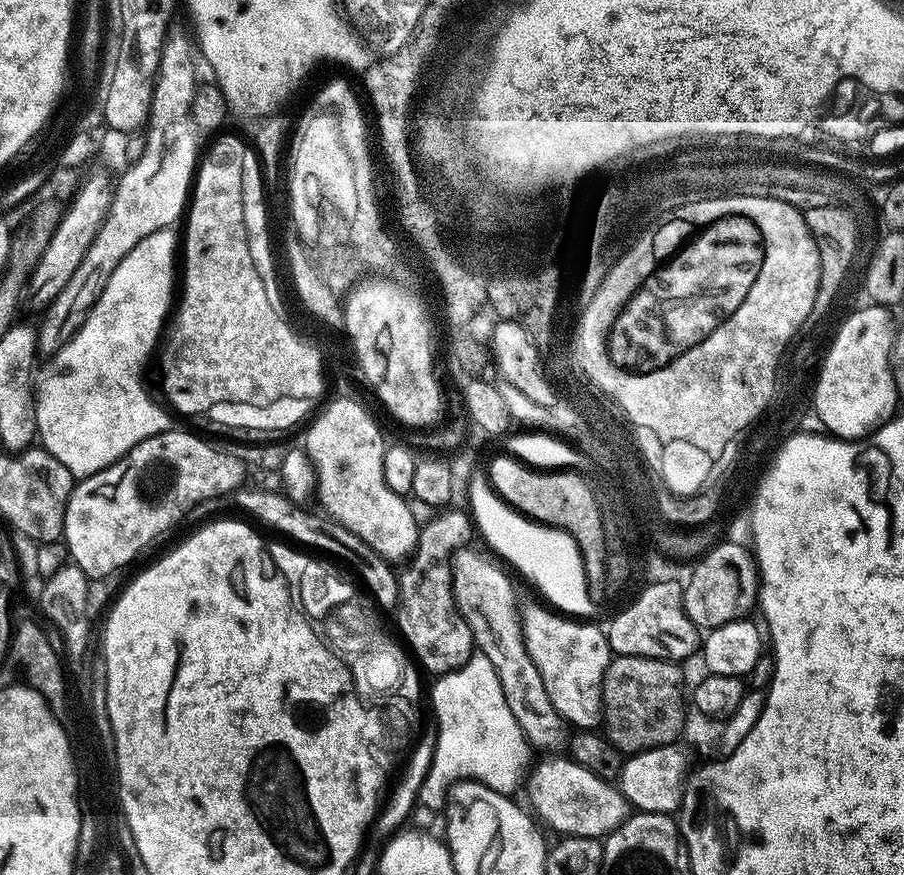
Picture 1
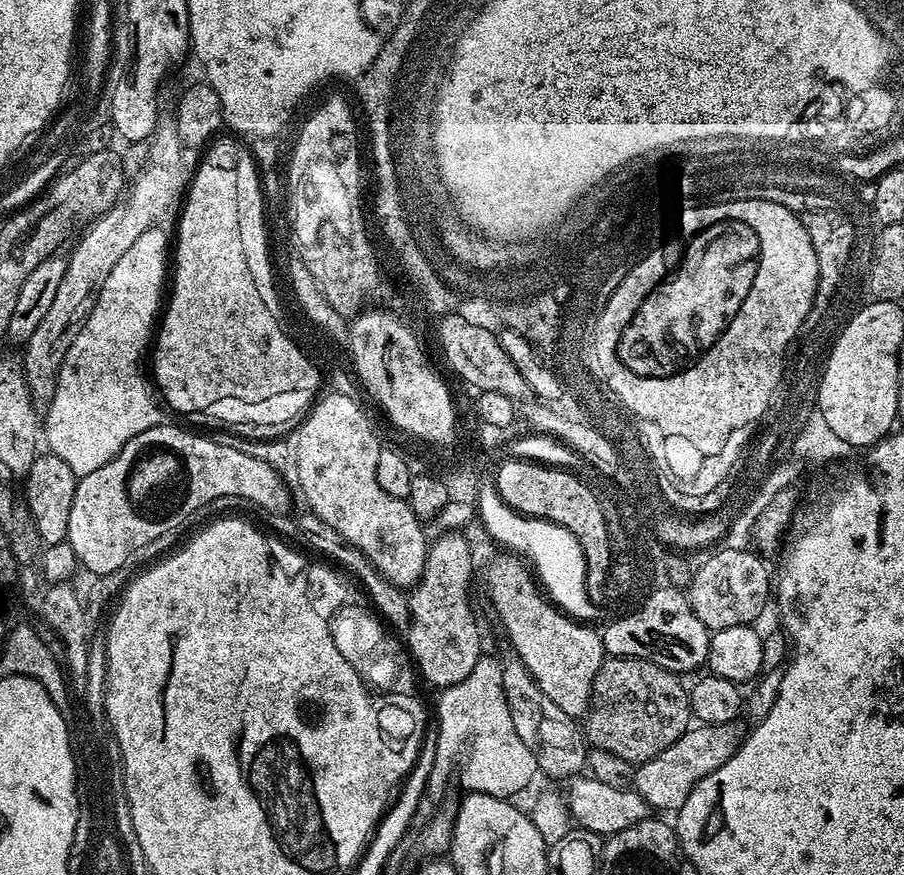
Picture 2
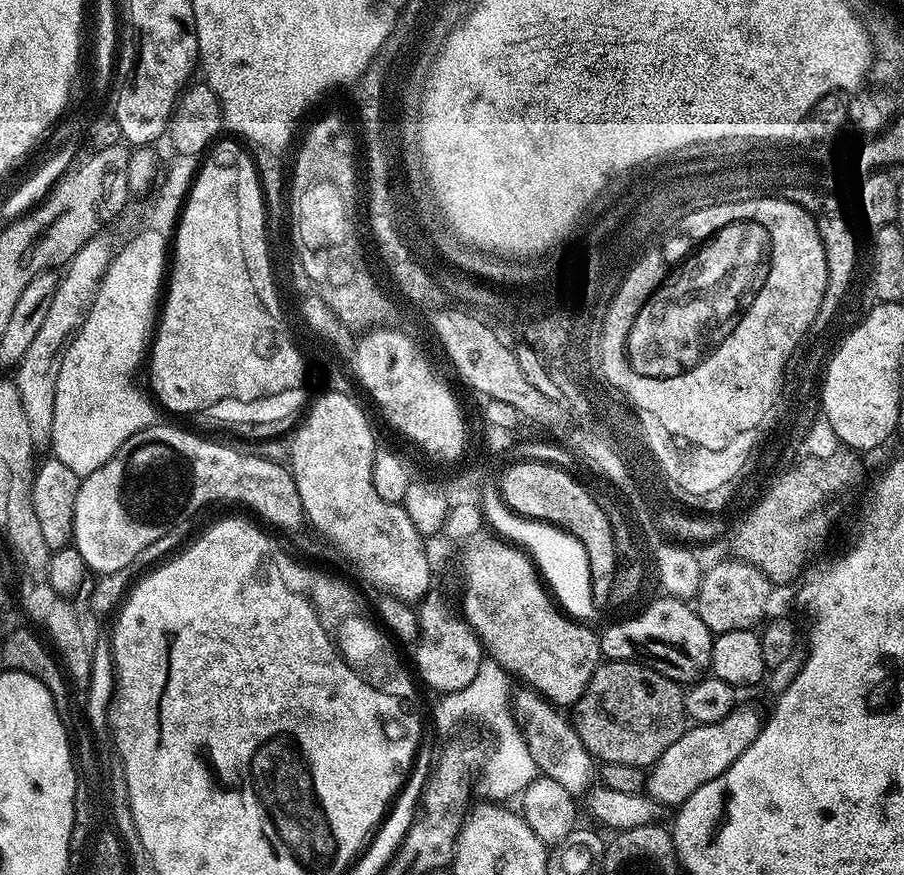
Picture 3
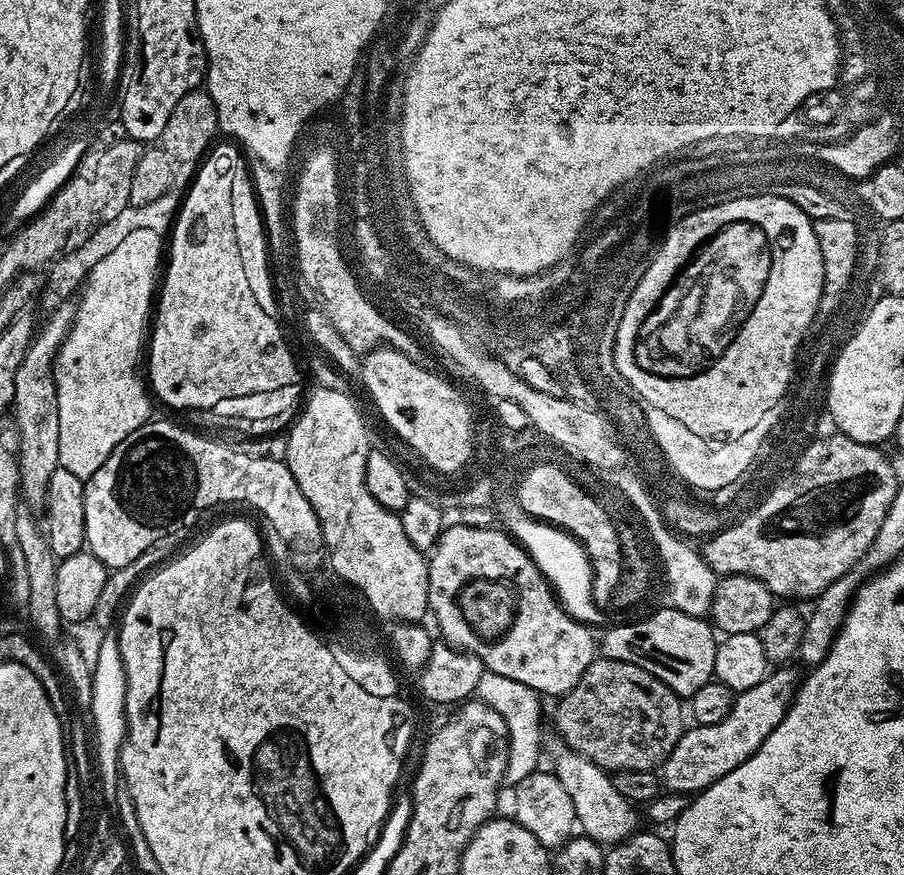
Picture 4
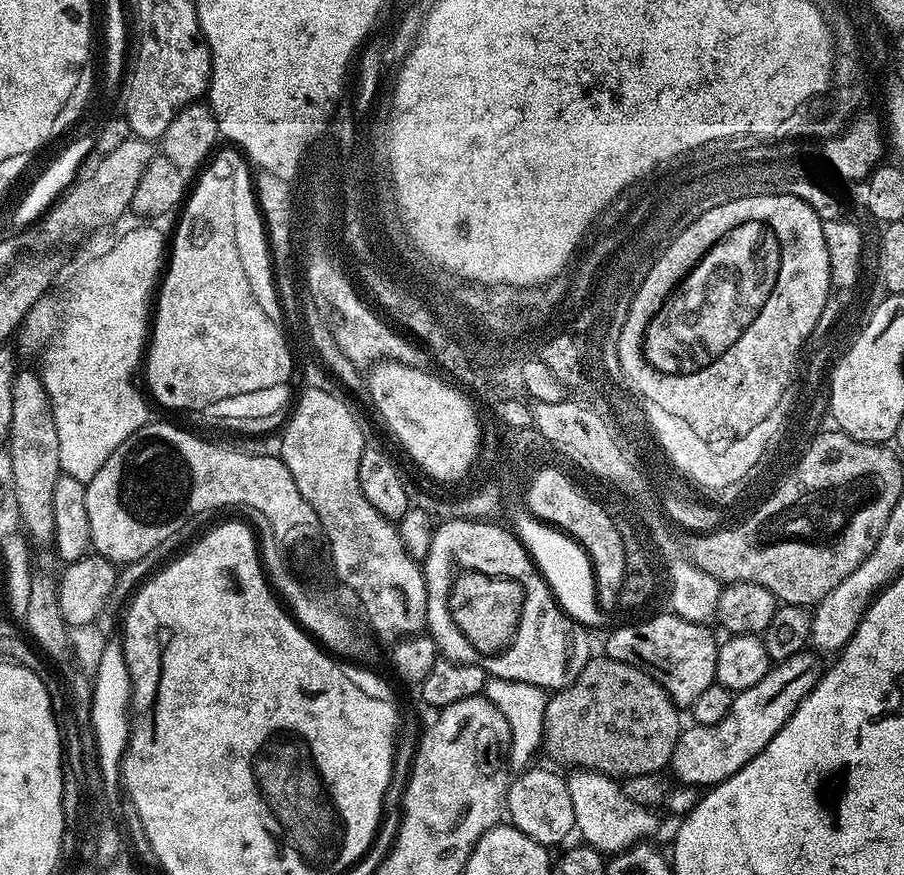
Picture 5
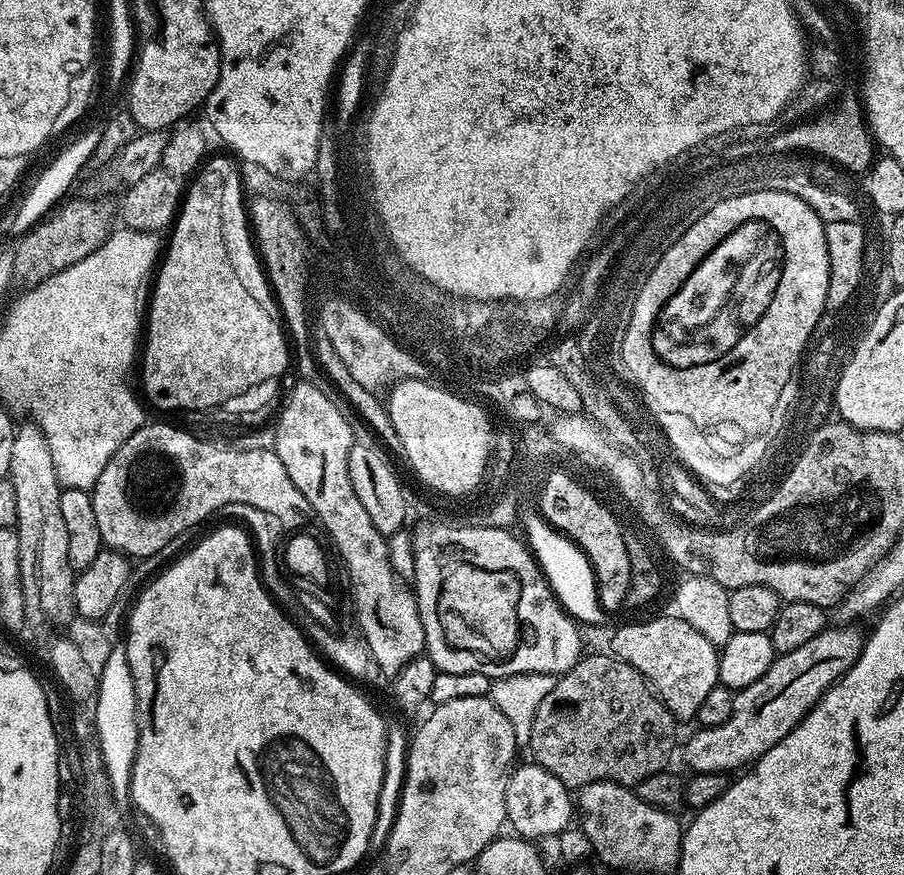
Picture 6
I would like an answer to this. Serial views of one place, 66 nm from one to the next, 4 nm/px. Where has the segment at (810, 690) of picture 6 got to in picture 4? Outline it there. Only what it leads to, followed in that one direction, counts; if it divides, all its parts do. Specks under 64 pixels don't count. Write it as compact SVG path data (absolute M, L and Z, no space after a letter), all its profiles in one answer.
M792 666L769 671L764 680L758 682L758 686L750 686L750 690L739 693L733 699L730 714L726 714L722 722L689 727L672 753L664 759L663 787L672 794L699 794L718 782L718 778L730 774L730 770L742 766L742 762L746 762L746 758L753 756L758 746L770 738L774 726L782 722L801 680L801 673L798 674Z

